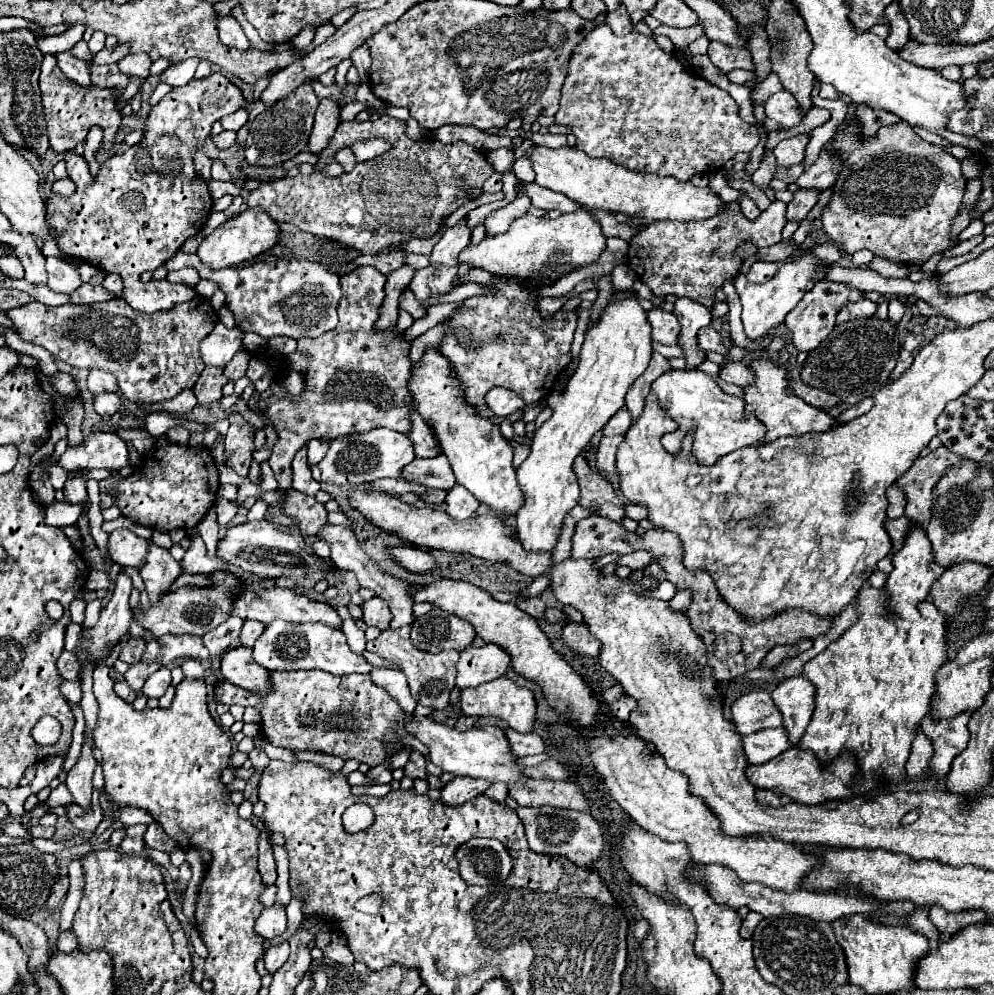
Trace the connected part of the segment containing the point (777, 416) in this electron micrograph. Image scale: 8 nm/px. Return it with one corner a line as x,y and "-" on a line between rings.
755,358
749,364
749,368
755,370
757,382
753,386
745,388
745,410
749,410
749,414
755,414
755,418
765,424
767,432
765,432
763,442
773,442
781,436
805,436
811,432
831,430
835,420
827,412
807,404
803,398
799,398
787,390
783,368
771,364
771,362
765,362
761,358

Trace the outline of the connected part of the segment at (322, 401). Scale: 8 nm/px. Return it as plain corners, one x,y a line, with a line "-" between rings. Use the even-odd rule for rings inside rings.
359,266
357,270
349,272
347,276
341,276
341,290
343,296
339,300
337,312
339,312
339,324
335,330
319,336
317,340
297,340
297,350
311,356
311,364
307,368
305,376
305,390
293,398
277,398
271,396
267,400
259,402
259,408
273,420
275,430
279,434
269,466
279,482
279,490
291,488
291,460
295,452
309,442
311,438
339,438
343,434
353,432
365,432
379,426
397,430
407,434
409,432
409,402
411,394
407,390
407,380
411,376
411,362
407,358
409,354
409,342
403,340
403,336
395,336
393,328
385,332
375,332
373,324
379,318
379,308
385,298
385,274
375,270
373,266

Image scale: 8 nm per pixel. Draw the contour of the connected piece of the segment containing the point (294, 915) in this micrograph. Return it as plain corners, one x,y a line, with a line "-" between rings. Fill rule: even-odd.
293,896
293,898
291,898
291,902
289,902
289,906
287,906
287,918
289,918
289,930
287,930
281,938
271,940
271,942
267,942
267,944
281,944
281,942
289,940
289,938
295,934
299,922
303,920
303,898
301,898
301,896

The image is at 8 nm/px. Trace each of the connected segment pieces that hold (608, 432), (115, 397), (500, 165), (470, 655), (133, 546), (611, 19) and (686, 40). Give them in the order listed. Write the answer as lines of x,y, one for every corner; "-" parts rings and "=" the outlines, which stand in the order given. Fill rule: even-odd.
623,408
623,410
619,410
619,412
607,422
603,434
605,434
605,436
617,436
617,434
619,434
619,436
625,436
625,430
629,430
631,424
633,424
631,414
629,414
627,408
=
97,394
95,396
95,410
101,416
111,416
115,412
123,412
123,400
119,394
=
497,148
487,154
487,160
495,168
495,172
509,172
509,170
513,170
515,154
511,148
=
485,644
483,648
469,646
461,652
457,662
457,686
479,686
501,678
509,668
511,656
497,644
=
121,528
109,534
109,554
119,566
131,566
139,570
145,564
145,554
149,552
151,540
137,536
135,532
=
621,6
617,12
609,12
607,14
607,26
617,34
617,36
627,36
633,30
633,24
627,16
625,6
=
699,23
691,28
679,29
673,28
666,25
660,25
653,31
656,35
665,35
667,36
676,49
689,46
696,38
704,35
703,24

